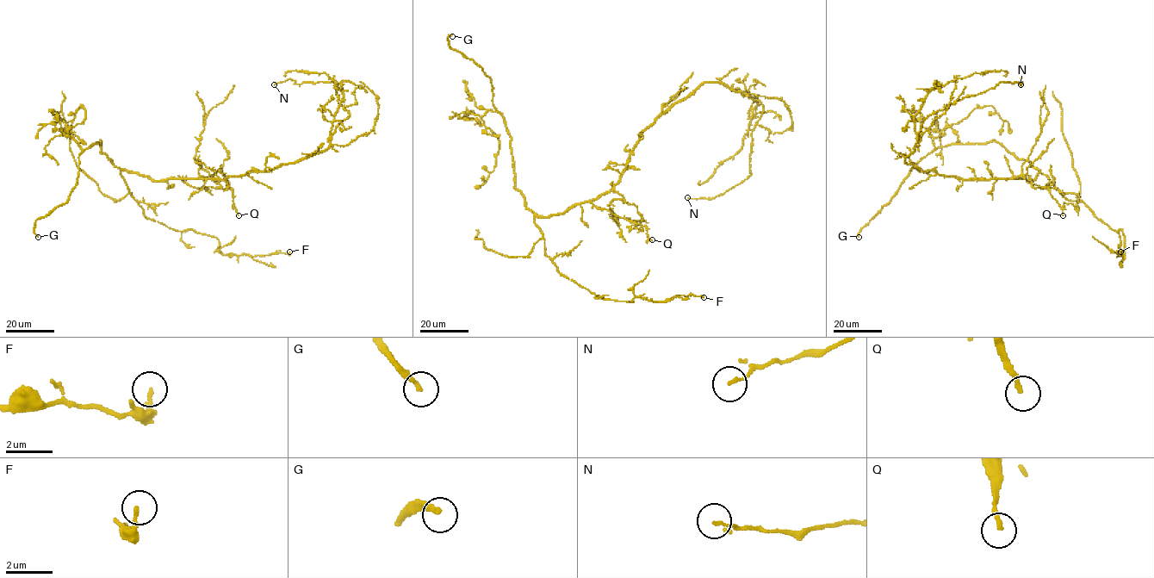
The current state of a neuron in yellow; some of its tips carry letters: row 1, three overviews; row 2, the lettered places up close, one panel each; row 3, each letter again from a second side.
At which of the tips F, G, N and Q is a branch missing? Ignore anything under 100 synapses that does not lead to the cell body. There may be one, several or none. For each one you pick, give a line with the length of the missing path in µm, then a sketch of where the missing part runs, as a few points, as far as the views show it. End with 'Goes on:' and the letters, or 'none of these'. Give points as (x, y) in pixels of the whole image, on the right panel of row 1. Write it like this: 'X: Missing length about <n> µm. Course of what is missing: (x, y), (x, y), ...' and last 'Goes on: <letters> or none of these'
G: Missing length about 350 µm
Goes on: G

